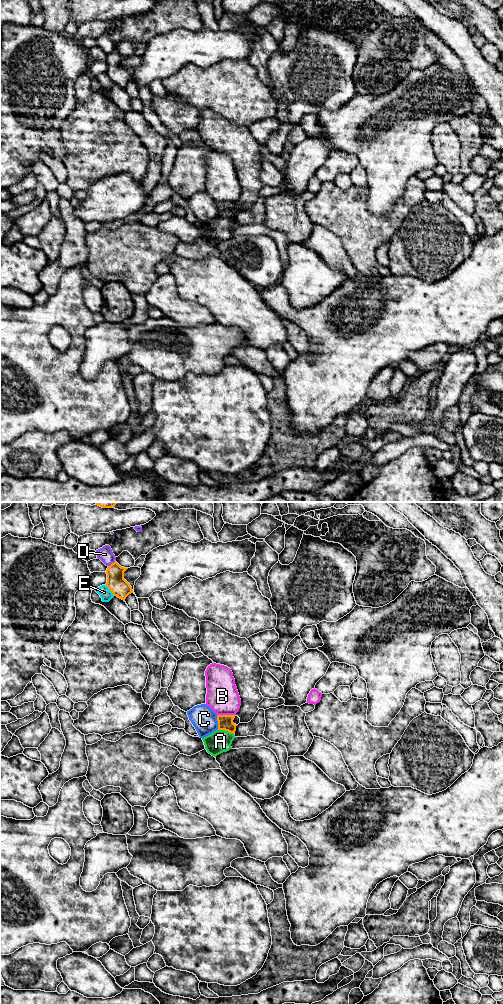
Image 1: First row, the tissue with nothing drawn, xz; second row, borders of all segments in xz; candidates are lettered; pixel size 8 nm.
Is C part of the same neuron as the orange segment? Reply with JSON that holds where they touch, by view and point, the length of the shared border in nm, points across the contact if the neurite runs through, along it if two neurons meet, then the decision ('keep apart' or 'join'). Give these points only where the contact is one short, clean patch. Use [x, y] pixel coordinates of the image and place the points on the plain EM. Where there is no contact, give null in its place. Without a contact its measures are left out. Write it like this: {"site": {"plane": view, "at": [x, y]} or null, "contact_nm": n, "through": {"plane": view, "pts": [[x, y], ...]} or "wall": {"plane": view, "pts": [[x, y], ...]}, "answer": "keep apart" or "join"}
{"site": {"plane": "xz", "at": [218, 210]}, "contact_nm": 110, "wall": {"plane": "xz", "pts": [[216, 203], [218, 216]]}, "answer": "keep apart"}

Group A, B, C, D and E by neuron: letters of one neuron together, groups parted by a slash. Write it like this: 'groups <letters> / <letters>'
groups A / B / C / D / E

